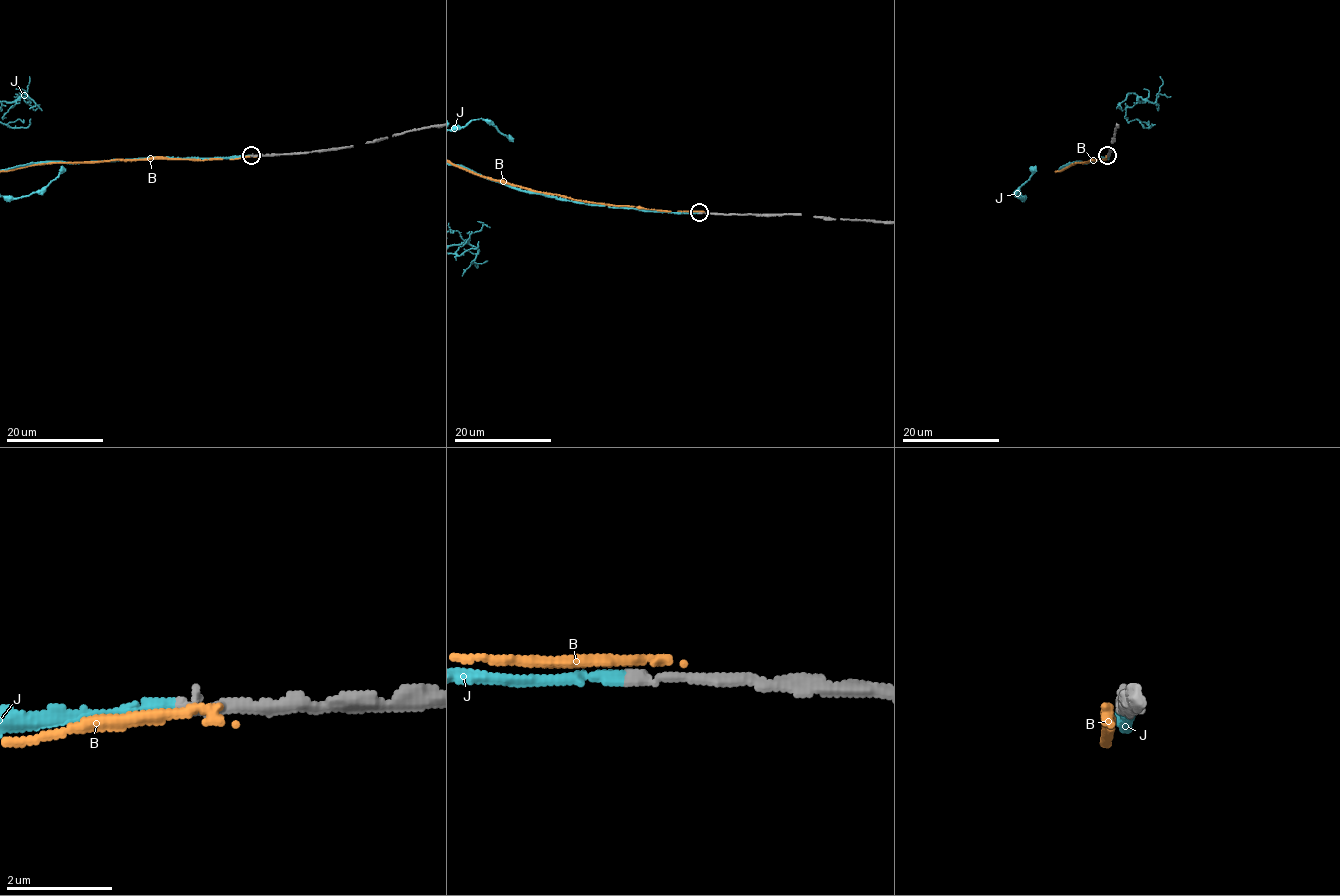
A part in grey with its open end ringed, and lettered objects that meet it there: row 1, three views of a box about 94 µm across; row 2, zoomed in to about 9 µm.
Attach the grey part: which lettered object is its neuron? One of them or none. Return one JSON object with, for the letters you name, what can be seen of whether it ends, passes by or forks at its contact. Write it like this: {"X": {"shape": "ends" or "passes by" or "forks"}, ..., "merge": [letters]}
{"J": {"shape": "ends"}, "merge": ["J"]}

